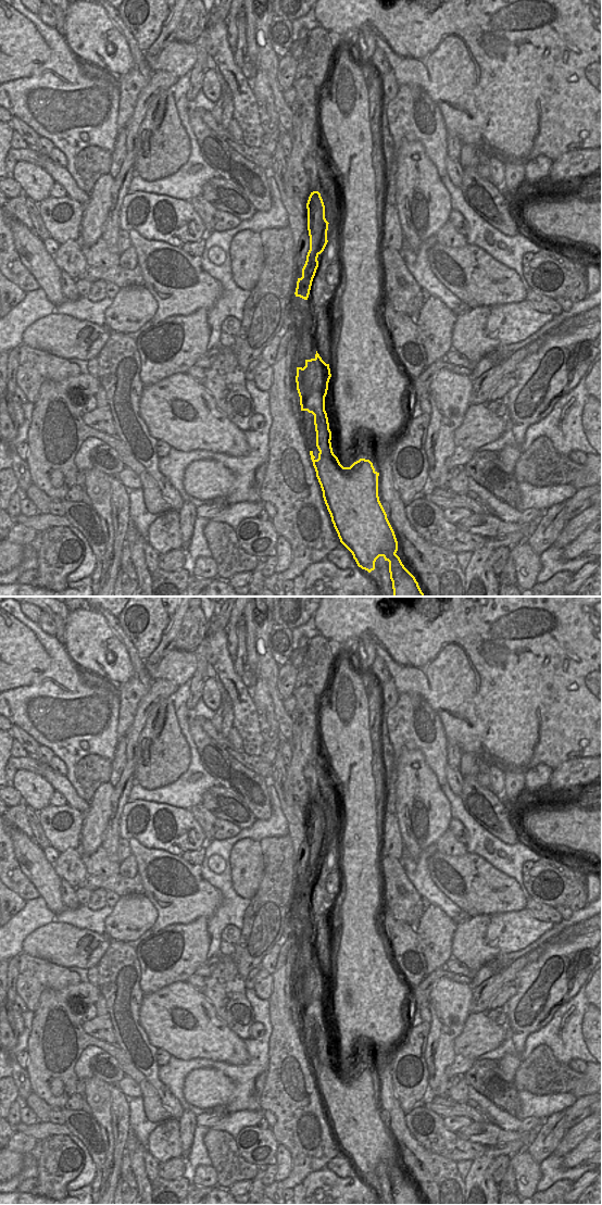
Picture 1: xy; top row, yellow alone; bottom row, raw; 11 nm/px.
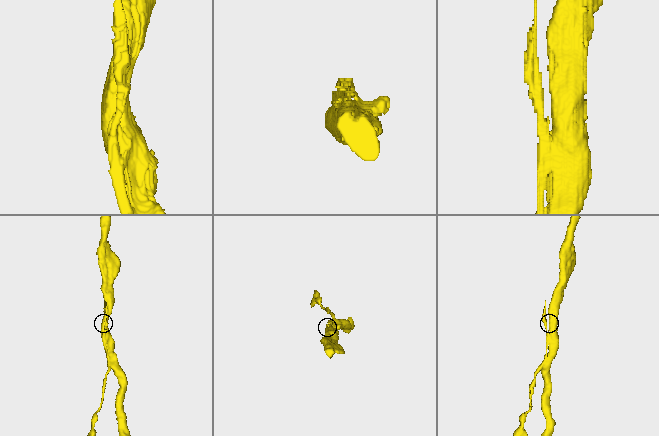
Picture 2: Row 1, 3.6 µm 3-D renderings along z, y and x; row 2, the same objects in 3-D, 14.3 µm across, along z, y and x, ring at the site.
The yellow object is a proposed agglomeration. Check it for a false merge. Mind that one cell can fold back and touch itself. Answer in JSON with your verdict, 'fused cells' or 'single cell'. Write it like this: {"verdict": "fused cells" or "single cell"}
{"verdict": "fused cells"}

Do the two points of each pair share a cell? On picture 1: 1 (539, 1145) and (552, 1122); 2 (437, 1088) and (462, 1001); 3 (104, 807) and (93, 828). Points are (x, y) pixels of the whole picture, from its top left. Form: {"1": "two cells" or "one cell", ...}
{"1": "one cell", "2": "one cell", "3": "one cell"}

